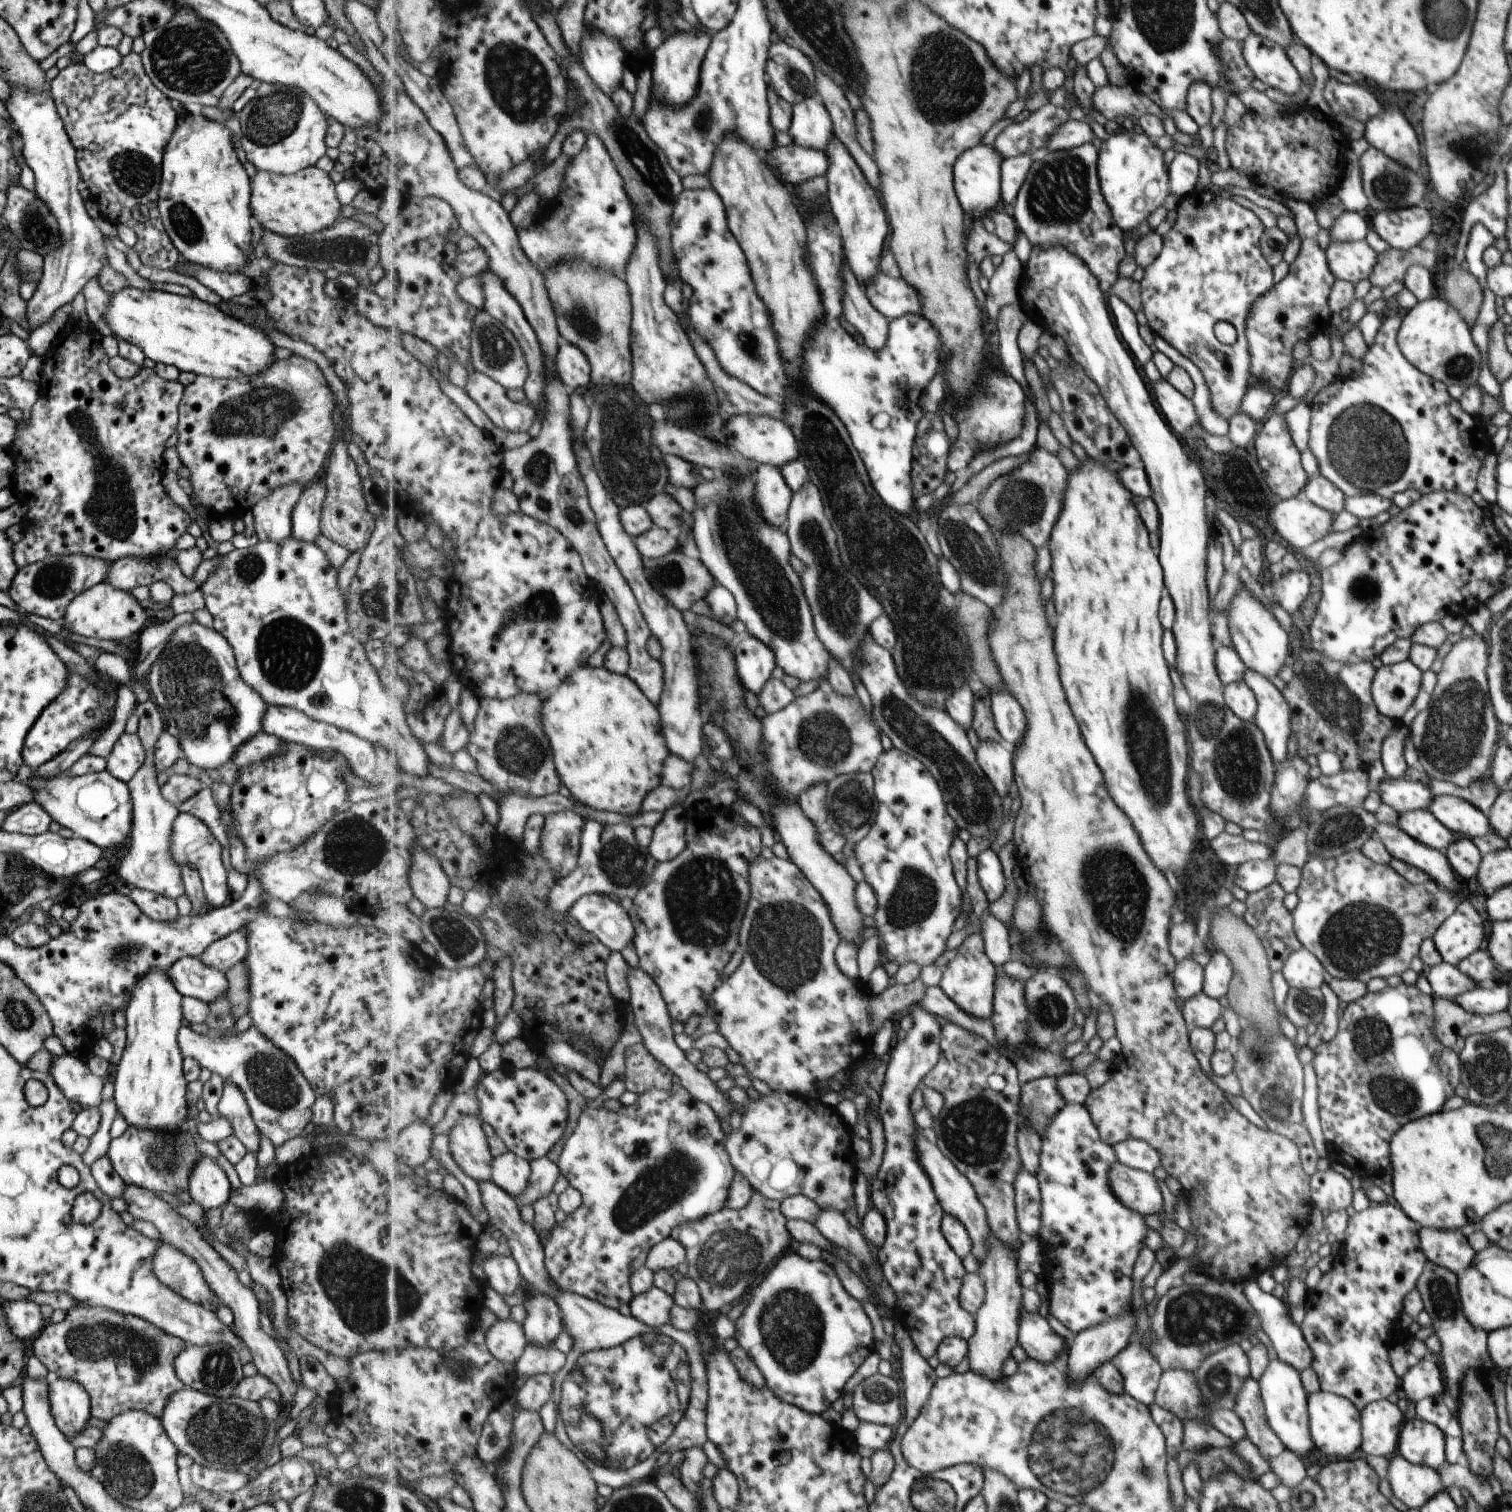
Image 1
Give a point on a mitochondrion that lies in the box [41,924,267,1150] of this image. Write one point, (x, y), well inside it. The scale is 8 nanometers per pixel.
(118, 956)

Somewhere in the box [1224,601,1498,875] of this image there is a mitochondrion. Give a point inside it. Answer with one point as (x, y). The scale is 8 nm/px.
(1454, 731)

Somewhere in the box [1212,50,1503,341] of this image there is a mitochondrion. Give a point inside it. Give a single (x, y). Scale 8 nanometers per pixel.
(1473, 150)

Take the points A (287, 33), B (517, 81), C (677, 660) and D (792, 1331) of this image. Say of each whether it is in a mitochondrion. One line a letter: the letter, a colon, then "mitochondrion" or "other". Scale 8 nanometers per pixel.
A: other
B: mitochondrion
C: other
D: mitochondrion

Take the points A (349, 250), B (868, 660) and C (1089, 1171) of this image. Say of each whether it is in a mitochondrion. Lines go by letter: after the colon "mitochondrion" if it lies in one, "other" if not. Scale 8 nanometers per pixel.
A: mitochondrion
B: mitochondrion
C: other

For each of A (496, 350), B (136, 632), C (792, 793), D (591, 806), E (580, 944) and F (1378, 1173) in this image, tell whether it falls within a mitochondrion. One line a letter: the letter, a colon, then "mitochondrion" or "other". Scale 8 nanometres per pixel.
A: mitochondrion
B: other
C: other
D: other
E: other
F: other

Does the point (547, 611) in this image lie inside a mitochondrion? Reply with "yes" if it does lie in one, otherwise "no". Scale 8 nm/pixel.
yes

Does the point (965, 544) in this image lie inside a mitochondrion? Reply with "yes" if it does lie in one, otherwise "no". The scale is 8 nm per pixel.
yes

